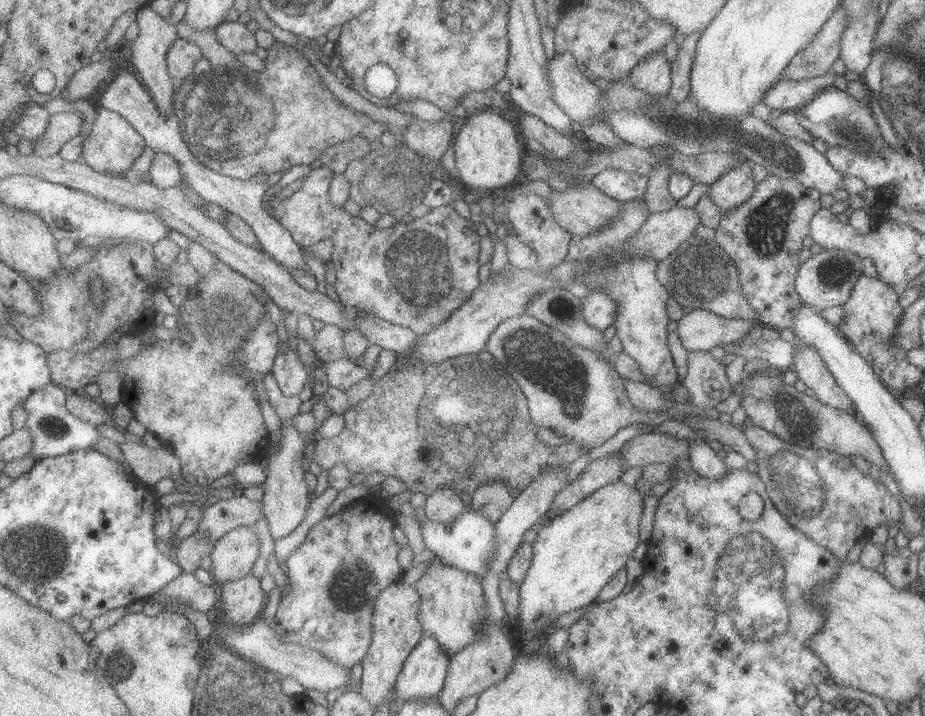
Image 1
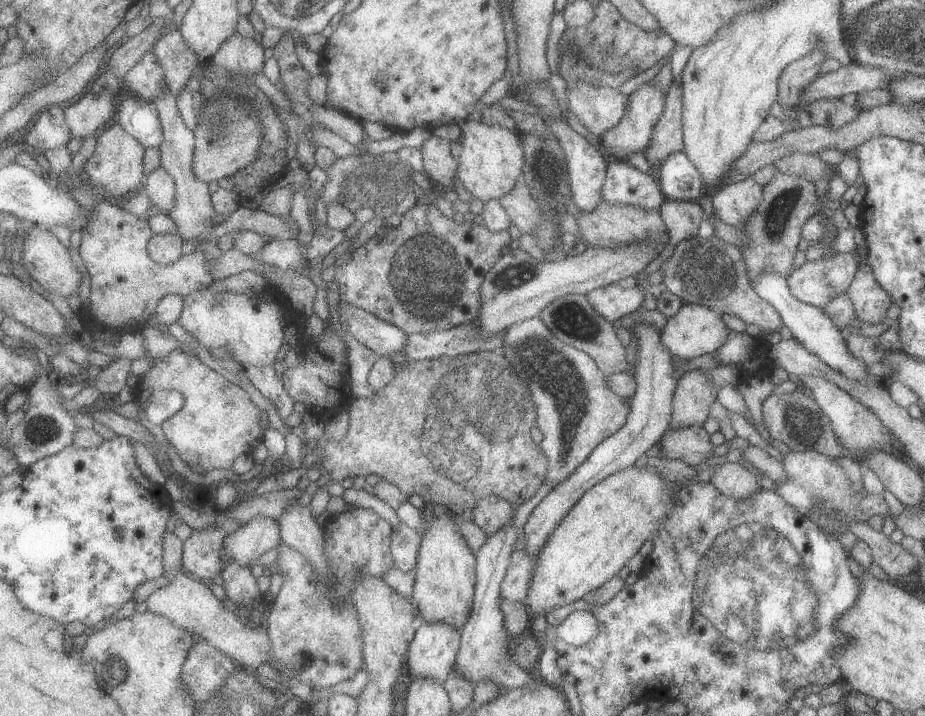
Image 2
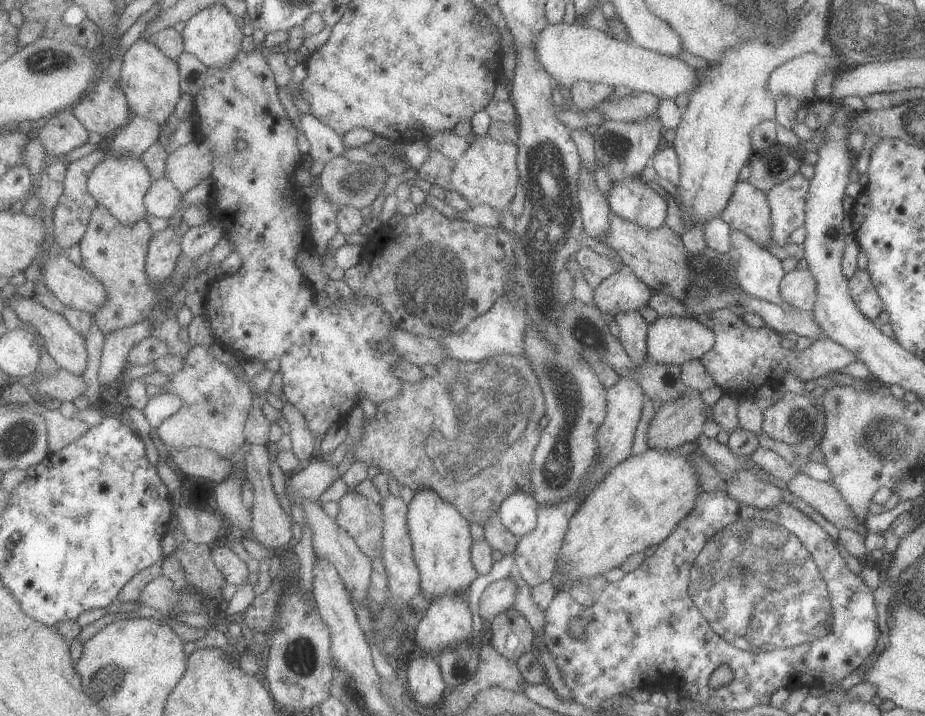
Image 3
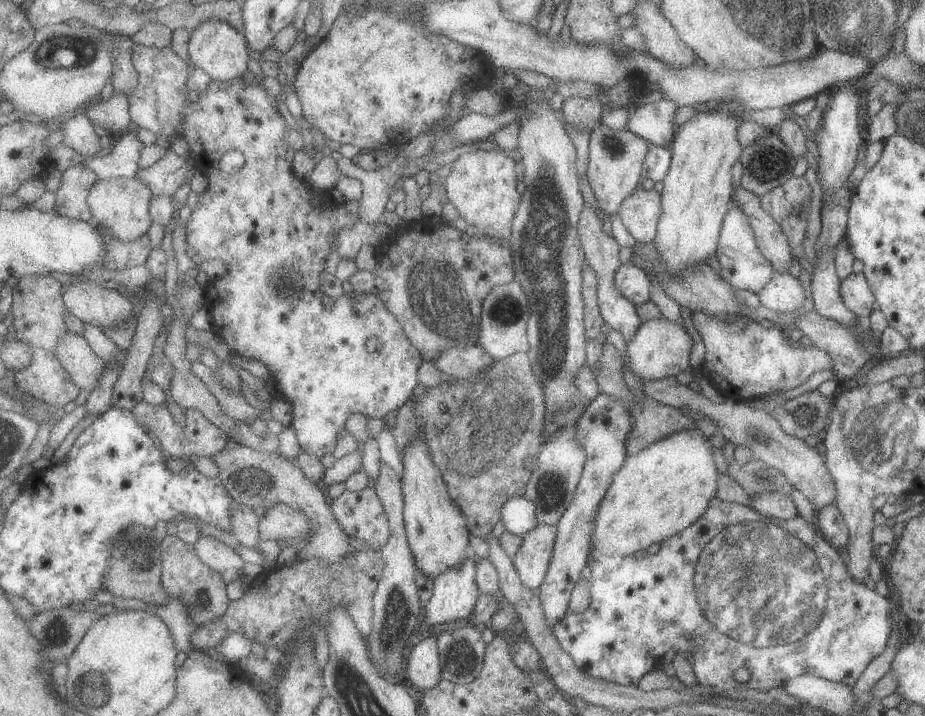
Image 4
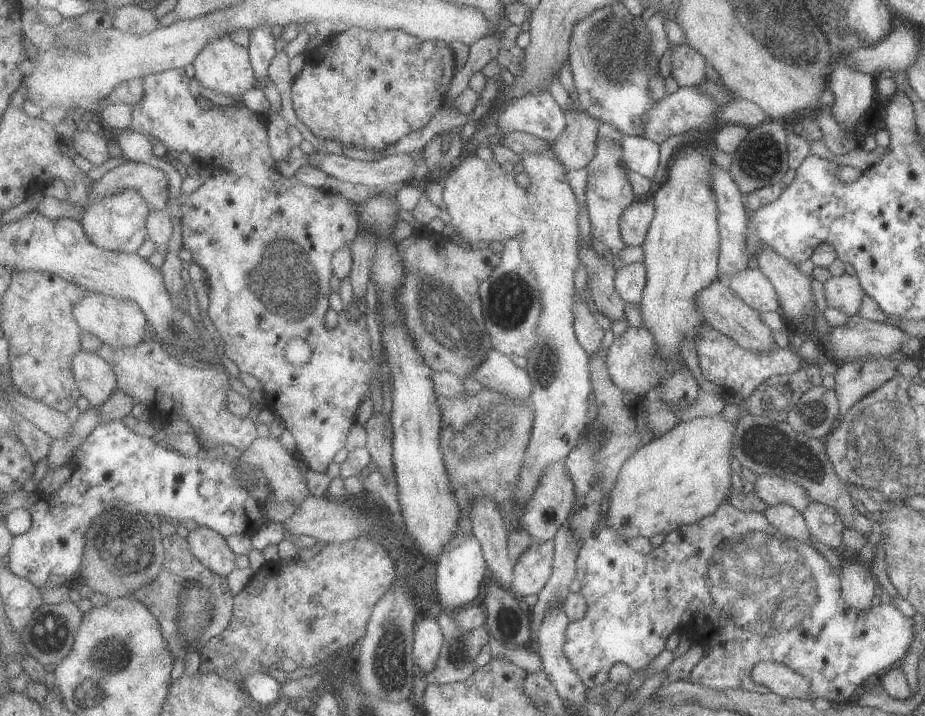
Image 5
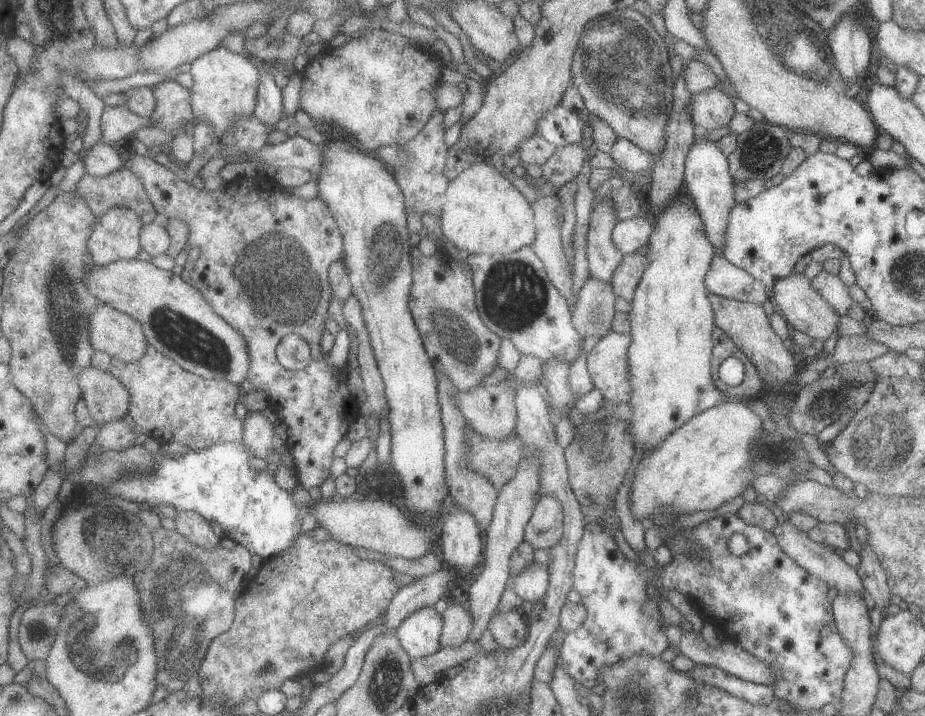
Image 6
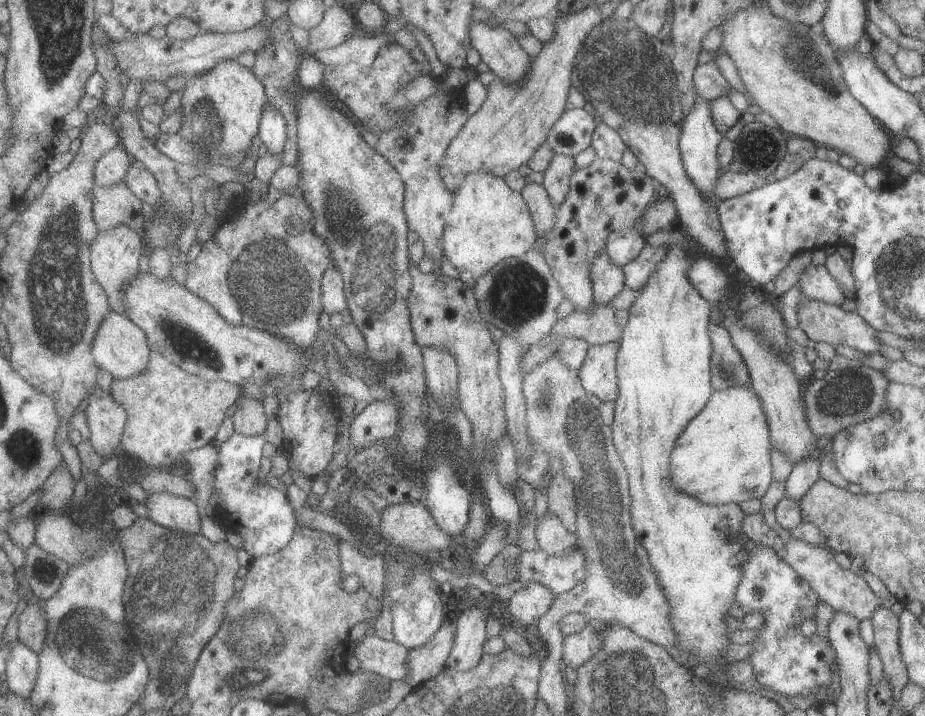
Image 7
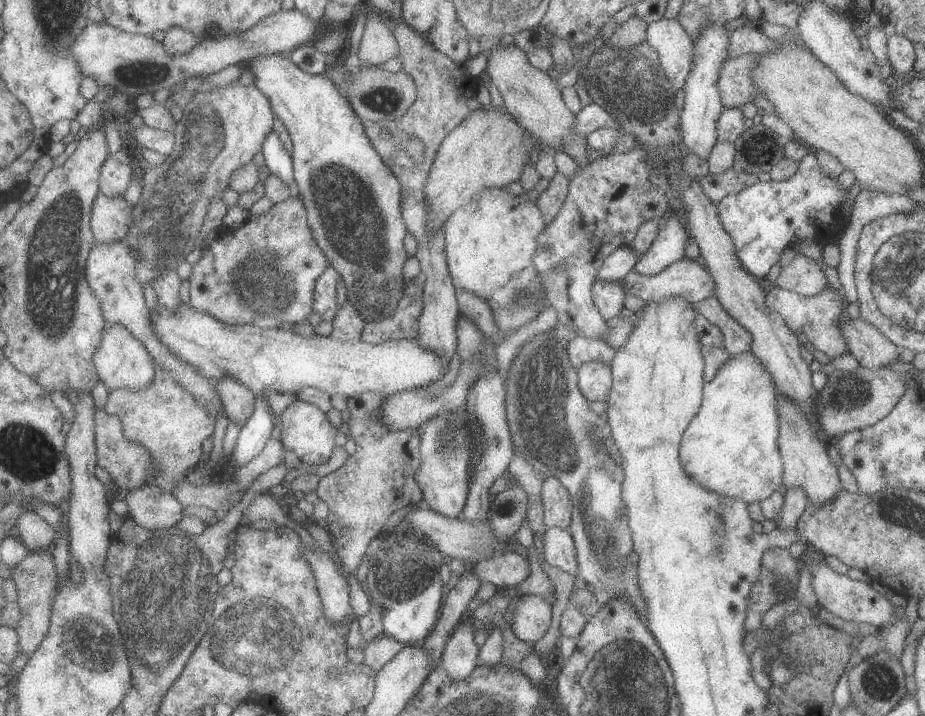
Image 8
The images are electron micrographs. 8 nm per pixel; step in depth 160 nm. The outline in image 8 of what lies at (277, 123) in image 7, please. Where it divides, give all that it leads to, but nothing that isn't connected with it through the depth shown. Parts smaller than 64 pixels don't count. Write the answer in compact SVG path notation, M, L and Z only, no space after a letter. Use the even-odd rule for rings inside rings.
M271 131L264 142L264 155L269 173L275 173L290 184L292 188L297 187L296 172L294 169L294 158L285 150L281 138L277 132Z

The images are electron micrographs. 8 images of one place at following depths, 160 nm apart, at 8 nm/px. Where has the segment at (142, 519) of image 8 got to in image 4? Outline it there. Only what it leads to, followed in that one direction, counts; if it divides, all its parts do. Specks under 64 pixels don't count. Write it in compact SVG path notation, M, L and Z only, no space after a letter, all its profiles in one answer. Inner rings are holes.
M201 536L195 544L195 550L203 564L207 564L211 570L219 572L227 584L245 576L246 561L241 554L238 554L236 548L232 548L212 536Z

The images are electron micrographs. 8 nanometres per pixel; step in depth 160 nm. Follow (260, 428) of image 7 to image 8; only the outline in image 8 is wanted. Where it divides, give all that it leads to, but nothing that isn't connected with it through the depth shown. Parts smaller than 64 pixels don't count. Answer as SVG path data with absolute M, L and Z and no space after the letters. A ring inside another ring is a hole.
M224 376L215 385L230 422L243 428L256 410L257 393L233 377Z

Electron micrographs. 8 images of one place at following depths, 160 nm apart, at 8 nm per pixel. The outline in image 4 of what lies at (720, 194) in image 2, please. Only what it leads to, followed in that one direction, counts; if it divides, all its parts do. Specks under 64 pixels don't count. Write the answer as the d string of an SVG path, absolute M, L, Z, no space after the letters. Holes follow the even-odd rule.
M738 187L733 190L732 198L745 214L761 256L771 264L776 273L787 273L787 268L793 260L787 240L783 238L779 225L761 208L759 197L745 188Z

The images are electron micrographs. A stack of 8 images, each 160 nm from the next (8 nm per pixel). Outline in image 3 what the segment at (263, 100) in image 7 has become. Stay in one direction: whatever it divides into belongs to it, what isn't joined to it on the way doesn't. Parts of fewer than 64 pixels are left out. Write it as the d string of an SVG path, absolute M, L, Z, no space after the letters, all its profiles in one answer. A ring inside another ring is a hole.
M215 2L213 6L205 8L186 23L184 31L181 33L186 52L197 56L210 69L223 68L223 66L231 64L243 50L245 36L241 30L241 22L242 19L231 14L223 2Z

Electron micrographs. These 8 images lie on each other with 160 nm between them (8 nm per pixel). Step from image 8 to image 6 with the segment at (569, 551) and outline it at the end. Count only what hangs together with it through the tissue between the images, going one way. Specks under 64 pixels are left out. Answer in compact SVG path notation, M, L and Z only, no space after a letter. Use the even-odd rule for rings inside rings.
M541 494L524 526L524 541L535 549L548 550L562 535L562 506L554 496Z

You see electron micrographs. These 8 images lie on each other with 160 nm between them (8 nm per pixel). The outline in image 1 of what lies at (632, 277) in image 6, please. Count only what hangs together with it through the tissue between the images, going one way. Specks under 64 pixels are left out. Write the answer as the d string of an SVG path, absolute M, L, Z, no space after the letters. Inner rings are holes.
M595 290L588 293L580 299L581 314L583 320L595 328L595 330L605 331L605 329L615 322L615 302L613 298L603 292L603 290Z

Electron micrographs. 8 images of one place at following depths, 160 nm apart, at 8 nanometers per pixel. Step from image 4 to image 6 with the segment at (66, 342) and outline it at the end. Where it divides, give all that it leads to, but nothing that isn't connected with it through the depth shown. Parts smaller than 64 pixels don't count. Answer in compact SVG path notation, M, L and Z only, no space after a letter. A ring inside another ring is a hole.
M90 366L82 370L80 384L93 420L103 426L115 419L129 418L130 392L109 369Z

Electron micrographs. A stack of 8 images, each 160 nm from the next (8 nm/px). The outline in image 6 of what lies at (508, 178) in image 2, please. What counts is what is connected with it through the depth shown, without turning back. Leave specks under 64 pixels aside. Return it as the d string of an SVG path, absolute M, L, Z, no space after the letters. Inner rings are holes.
M487 163L472 164L449 181L446 188L447 201L441 208L440 229L443 236L458 249L468 250L471 255L511 252L527 246L535 238L533 209L531 204L511 185L495 167Z

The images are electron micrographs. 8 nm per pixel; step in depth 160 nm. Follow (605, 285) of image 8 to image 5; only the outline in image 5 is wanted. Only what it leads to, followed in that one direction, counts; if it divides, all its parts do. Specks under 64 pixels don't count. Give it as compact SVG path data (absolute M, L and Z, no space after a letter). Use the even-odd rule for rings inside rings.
M596 137L594 155L586 164L586 189L584 202L586 203L592 236L602 242L613 254L615 260L619 252L626 246L620 235L619 217L623 209L633 200L633 192L625 175L622 163L622 148L619 140L609 137Z

